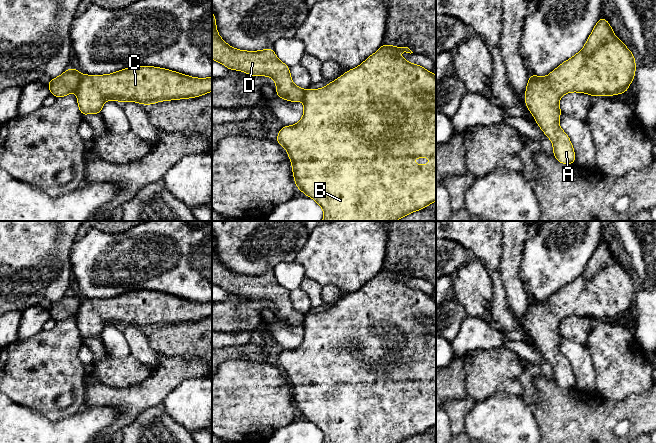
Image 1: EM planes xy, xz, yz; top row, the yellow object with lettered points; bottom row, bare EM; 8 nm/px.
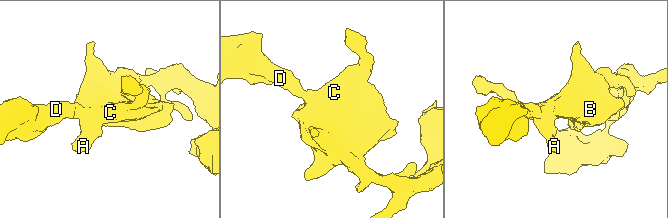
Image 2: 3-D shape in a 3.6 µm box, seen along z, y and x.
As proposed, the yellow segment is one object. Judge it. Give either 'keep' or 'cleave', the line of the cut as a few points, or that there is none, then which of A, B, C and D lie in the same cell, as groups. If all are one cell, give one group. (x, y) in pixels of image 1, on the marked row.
cleave; cut xy (82, 75), (75, 90); groups A B C / D

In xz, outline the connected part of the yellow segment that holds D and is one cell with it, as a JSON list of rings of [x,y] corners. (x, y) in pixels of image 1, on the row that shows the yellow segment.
[[[212,10],[212,59],[229,70],[240,70],[252,76],[272,77],[277,86],[276,97],[287,101],[303,100],[305,90],[294,85],[290,67],[281,62],[272,48],[243,51],[230,47],[218,34]]]

